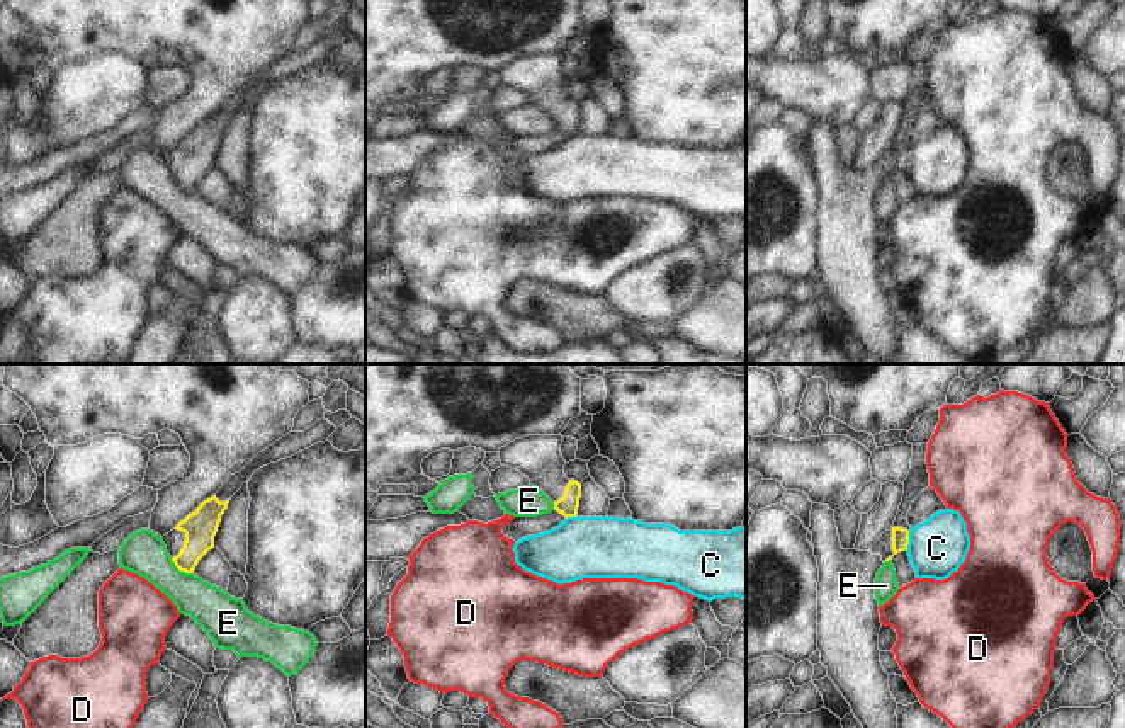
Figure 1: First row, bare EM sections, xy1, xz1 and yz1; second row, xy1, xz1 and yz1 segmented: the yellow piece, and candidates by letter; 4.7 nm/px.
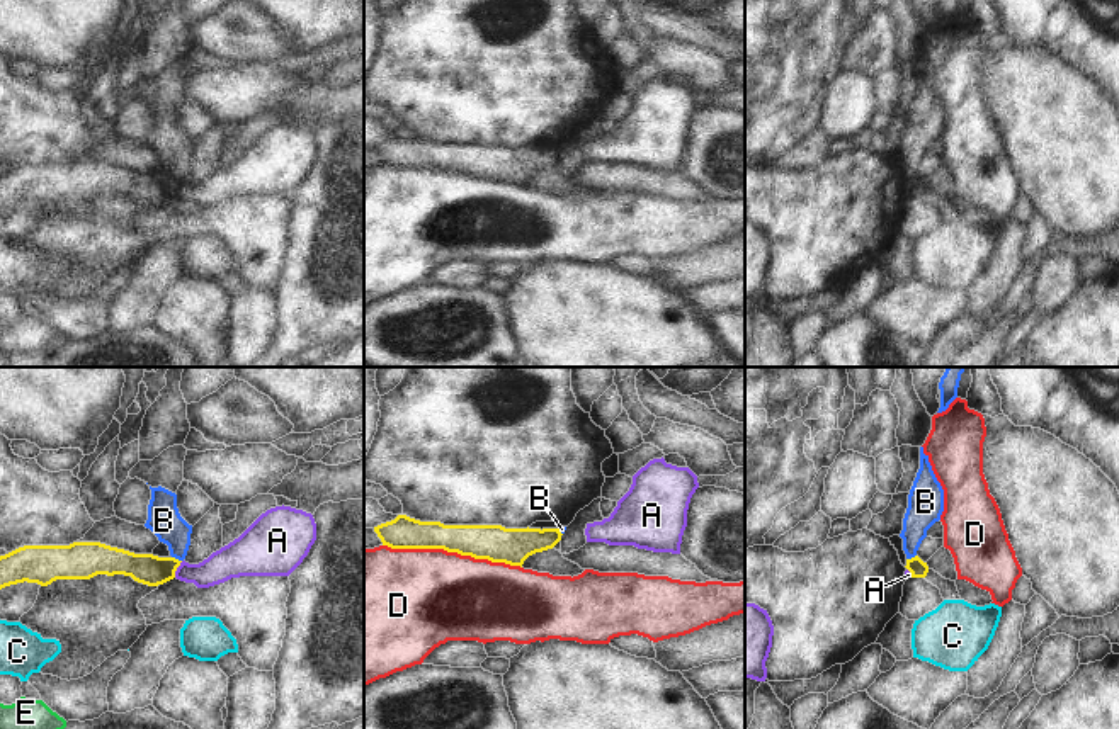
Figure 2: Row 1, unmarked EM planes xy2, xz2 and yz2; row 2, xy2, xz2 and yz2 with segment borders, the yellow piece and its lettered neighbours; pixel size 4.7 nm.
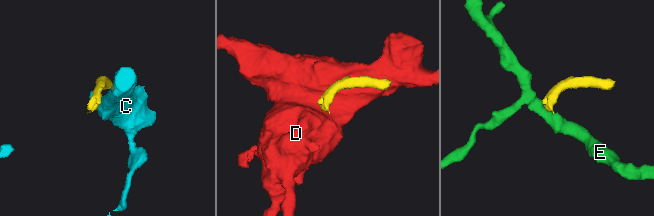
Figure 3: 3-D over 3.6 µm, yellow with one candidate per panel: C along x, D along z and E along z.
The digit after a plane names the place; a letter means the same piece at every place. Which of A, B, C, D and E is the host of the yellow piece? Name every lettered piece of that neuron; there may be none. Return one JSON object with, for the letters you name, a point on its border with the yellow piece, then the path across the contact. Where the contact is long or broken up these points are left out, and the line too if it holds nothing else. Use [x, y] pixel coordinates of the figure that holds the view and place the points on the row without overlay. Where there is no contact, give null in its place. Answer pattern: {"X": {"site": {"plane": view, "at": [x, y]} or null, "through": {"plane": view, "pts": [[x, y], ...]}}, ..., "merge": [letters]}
{"merge": []}

